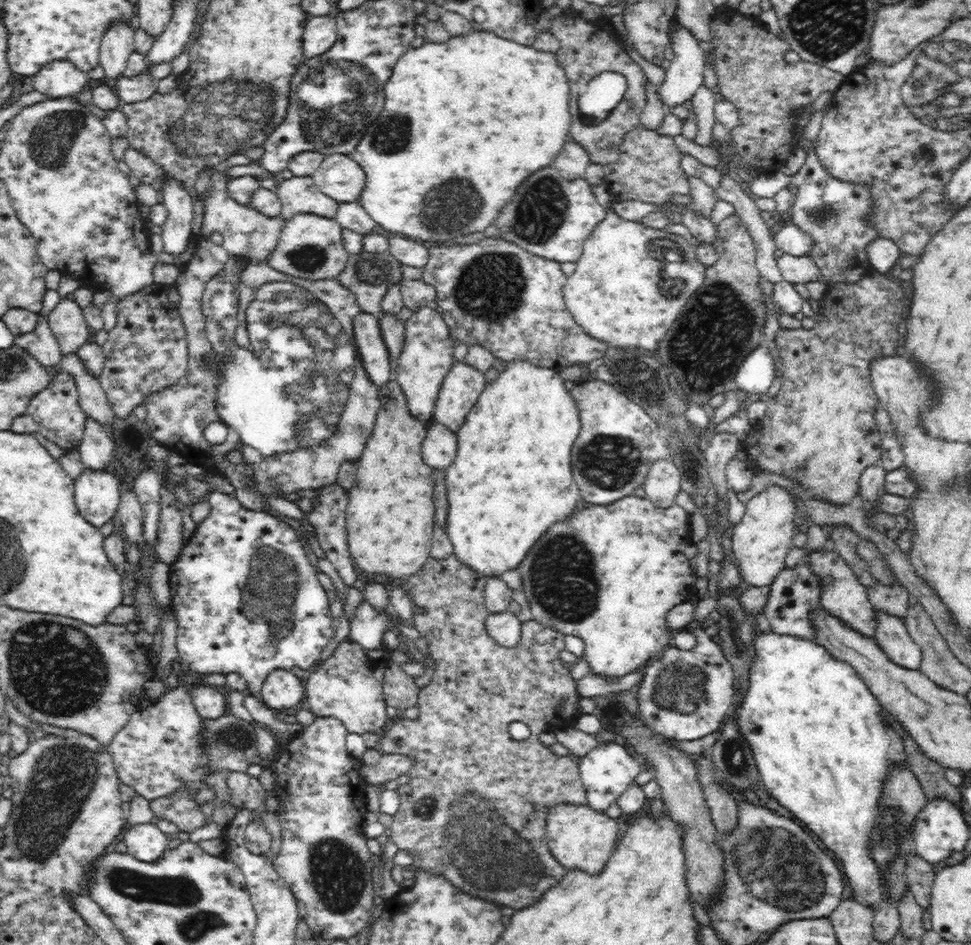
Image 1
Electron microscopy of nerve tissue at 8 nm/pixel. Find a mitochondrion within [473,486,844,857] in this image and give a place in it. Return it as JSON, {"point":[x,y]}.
{"point":[558,589]}

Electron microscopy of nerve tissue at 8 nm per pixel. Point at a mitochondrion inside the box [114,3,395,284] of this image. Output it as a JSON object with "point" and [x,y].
{"point":[232,105]}

